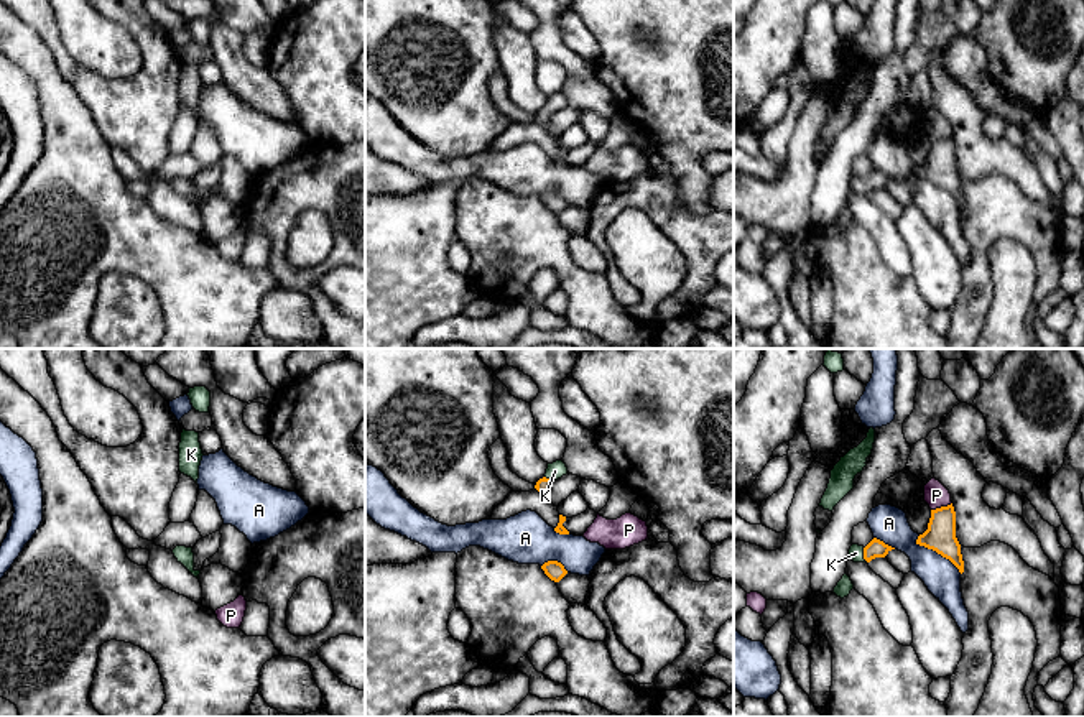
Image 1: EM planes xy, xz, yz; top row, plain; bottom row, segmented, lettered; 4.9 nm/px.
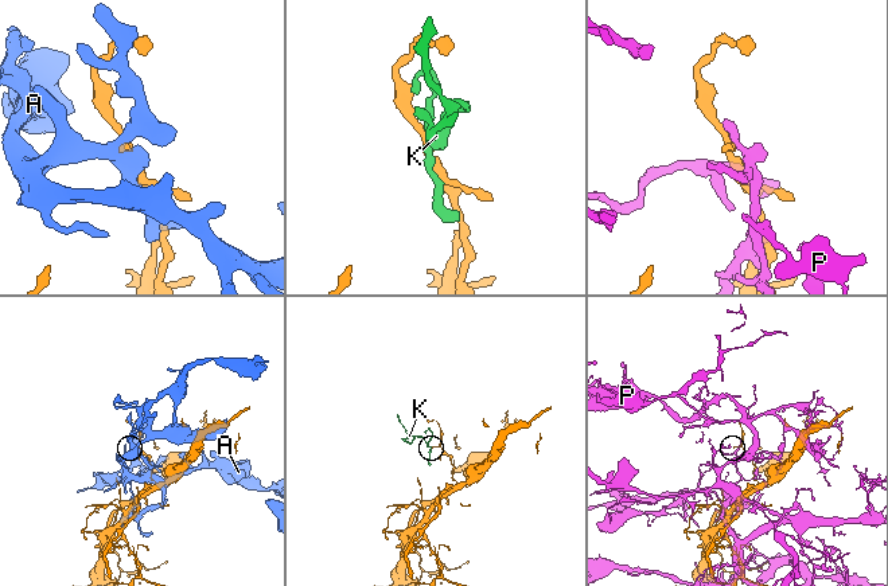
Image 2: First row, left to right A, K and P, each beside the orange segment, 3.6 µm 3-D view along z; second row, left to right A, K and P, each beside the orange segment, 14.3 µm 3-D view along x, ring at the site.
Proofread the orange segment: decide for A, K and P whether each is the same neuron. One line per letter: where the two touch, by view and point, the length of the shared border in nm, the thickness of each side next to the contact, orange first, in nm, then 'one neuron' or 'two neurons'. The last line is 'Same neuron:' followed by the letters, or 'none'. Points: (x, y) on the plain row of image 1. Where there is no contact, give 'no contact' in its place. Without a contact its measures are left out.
A: meets orange in yz at (936, 183); contact 280 nm long; 150 nm thick on the orange side, 180 nm on the other; two neurons
K: meets orange in yz at (864, 186); contact 80 nm long; 90 nm thick on the orange side, 80 nm on the other; one neuron
P: meets orange in yz at (941, 138); contact 110 nm long; 150 nm thick on the orange side, 120 nm on the other; two neurons
Same neuron: K

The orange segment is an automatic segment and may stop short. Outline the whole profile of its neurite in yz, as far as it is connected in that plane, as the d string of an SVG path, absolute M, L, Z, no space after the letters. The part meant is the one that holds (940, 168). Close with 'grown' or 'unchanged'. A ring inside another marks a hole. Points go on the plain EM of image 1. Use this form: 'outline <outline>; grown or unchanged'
outline M952 135L931 141L928 161L918 168L916 176L936 183L949 191L962 206L964 192L956 169L956 143Z; unchanged

